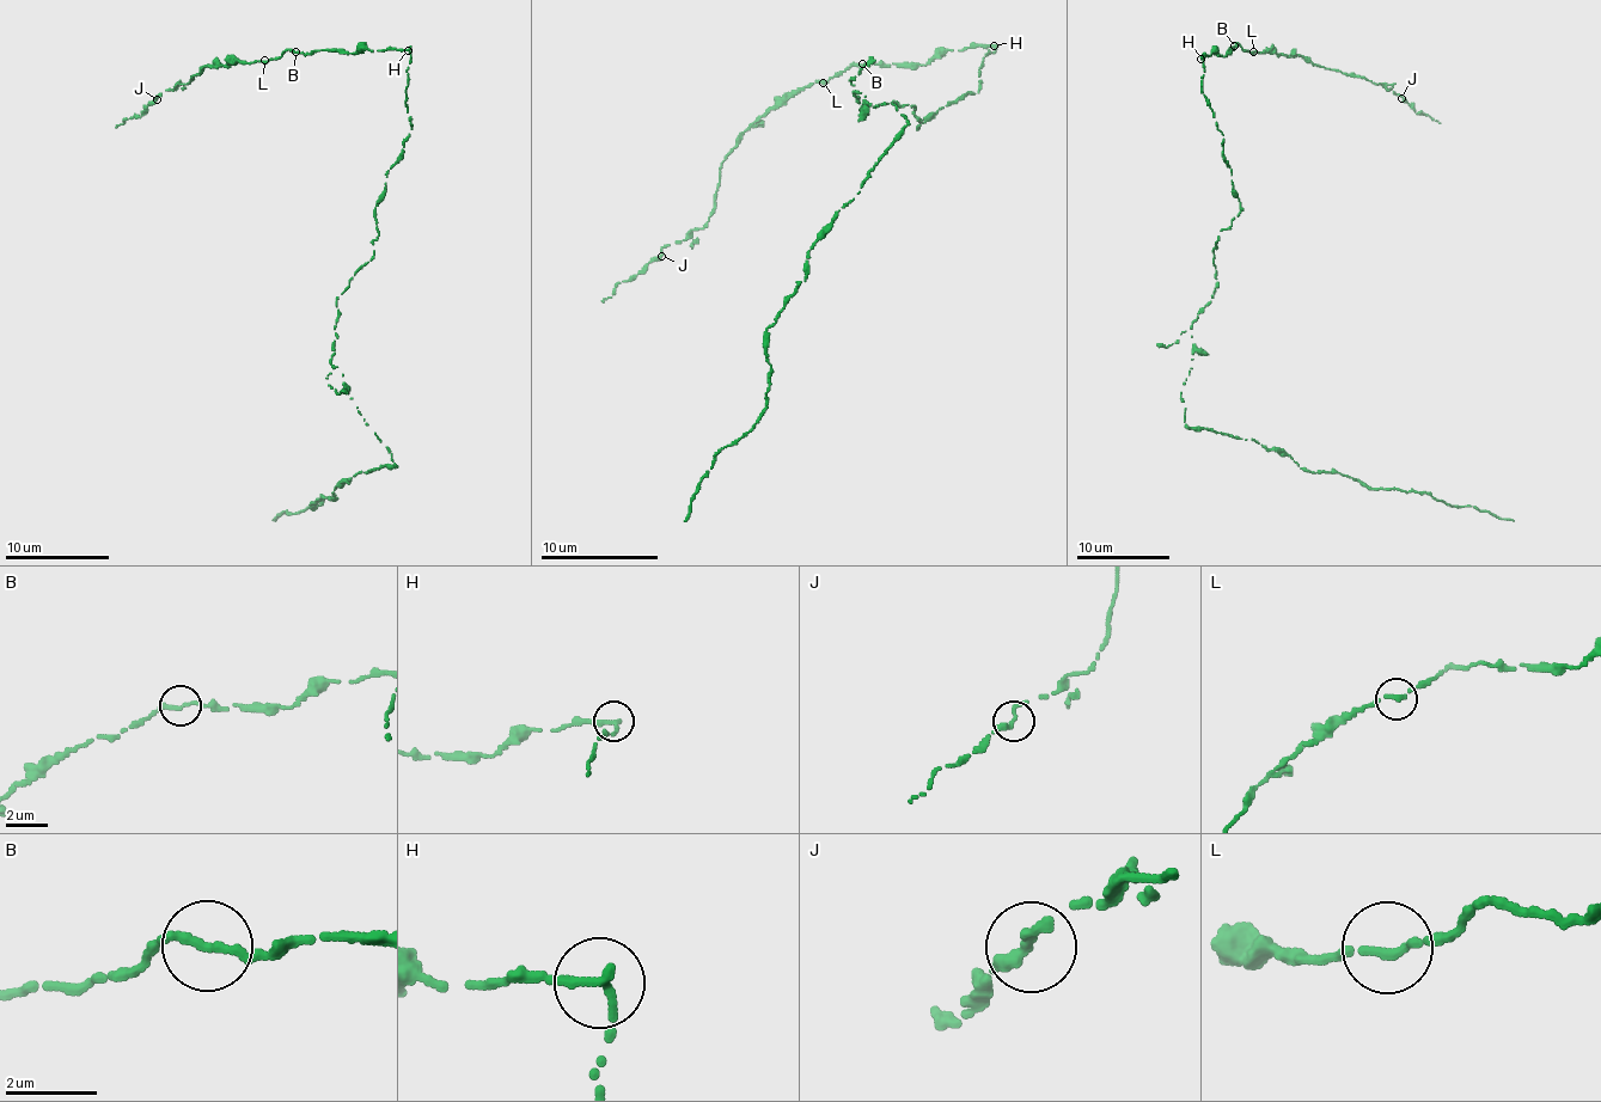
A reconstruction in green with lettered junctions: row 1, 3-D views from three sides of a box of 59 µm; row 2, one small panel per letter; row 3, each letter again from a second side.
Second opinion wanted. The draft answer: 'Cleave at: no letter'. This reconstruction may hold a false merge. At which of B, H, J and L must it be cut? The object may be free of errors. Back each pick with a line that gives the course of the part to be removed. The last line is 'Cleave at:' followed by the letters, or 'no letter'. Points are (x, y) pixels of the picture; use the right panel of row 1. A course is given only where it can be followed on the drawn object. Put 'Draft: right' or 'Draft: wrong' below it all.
H: course (1202, 57), (1239, 214), (1221, 230), (1213, 295), (1191, 325), (1186, 424), (1372, 489), (1513, 520)
Cleave at: H
Draft: wrong

